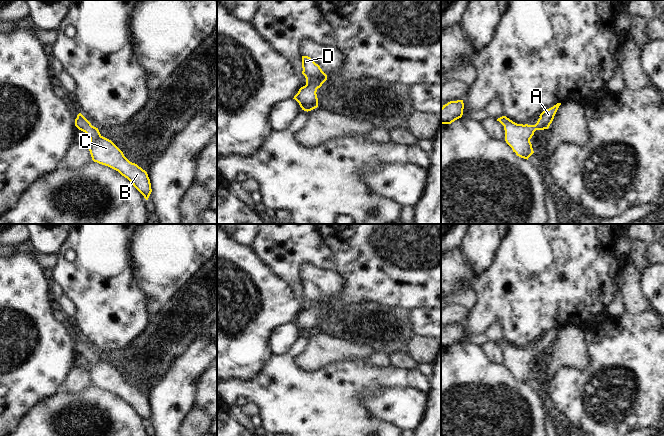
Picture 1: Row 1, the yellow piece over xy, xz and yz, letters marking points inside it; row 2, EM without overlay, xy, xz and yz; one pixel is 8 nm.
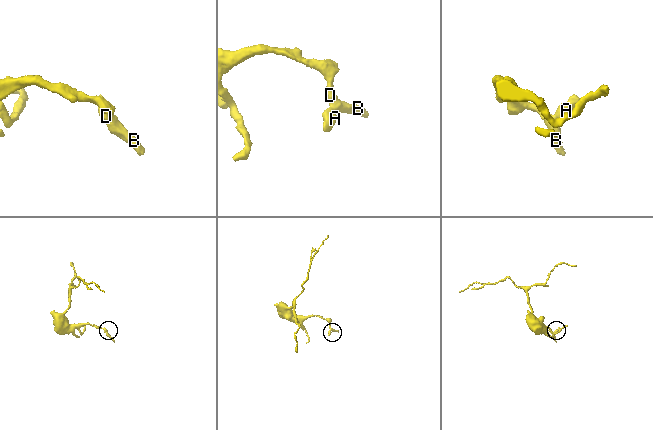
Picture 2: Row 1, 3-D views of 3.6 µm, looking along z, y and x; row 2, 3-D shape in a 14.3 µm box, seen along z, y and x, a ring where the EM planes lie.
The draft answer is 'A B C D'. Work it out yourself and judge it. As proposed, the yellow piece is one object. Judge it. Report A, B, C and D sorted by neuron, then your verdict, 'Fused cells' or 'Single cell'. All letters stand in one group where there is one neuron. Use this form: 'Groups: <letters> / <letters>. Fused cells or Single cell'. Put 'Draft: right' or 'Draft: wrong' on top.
Draft: right
Groups: A B C D. Single cell

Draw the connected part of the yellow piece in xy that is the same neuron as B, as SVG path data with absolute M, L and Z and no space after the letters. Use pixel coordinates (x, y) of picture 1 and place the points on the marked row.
M81 113L75 119L75 126L90 138L88 149L92 160L118 171L148 200L152 189L147 172L130 162L123 152L111 140L103 137L98 128L92 126Z

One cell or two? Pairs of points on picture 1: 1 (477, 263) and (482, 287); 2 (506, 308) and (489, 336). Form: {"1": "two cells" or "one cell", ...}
{"1": "two cells", "2": "two cells"}

